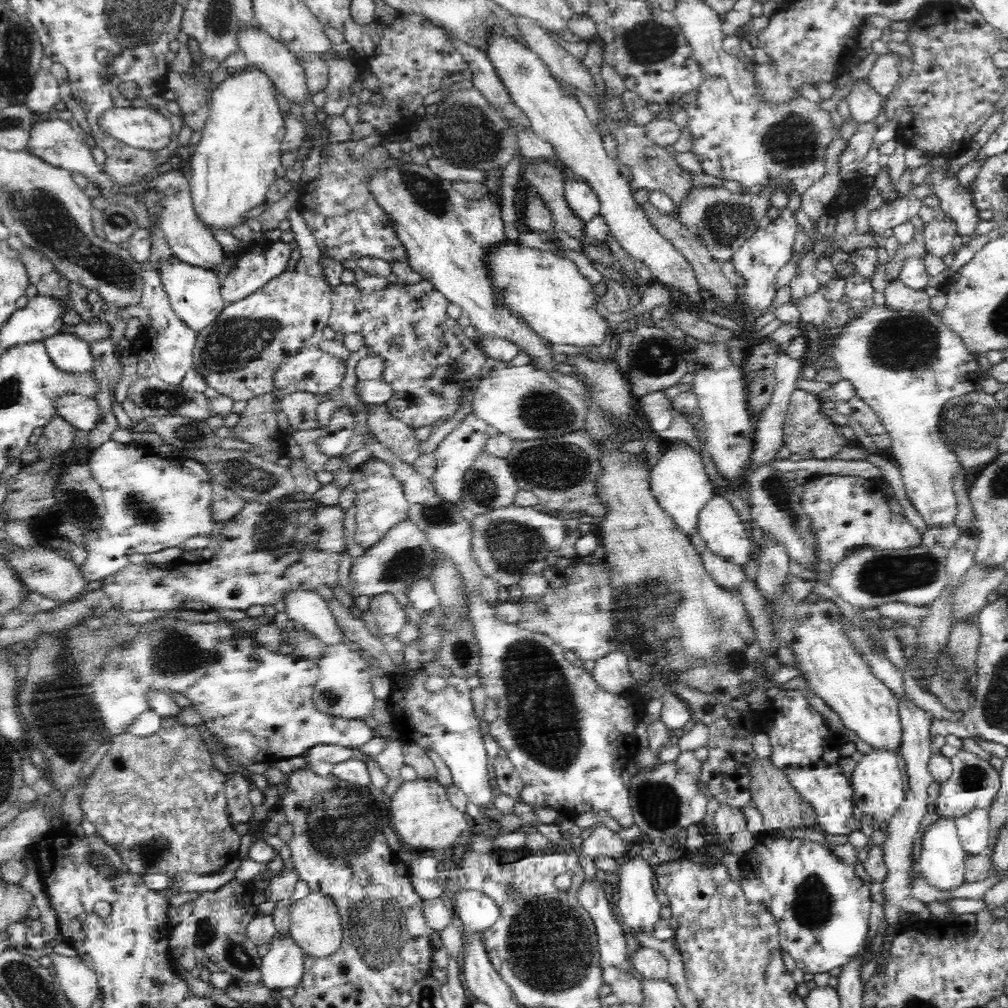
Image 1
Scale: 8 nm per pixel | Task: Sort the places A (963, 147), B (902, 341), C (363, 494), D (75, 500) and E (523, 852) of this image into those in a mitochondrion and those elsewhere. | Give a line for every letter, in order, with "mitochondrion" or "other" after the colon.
A: other
B: mitochondrion
C: other
D: other
E: other

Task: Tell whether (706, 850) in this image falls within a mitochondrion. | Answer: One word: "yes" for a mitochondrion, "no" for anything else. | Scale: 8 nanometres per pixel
no

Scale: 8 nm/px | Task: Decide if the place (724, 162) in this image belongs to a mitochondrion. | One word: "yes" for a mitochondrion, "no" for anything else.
no

